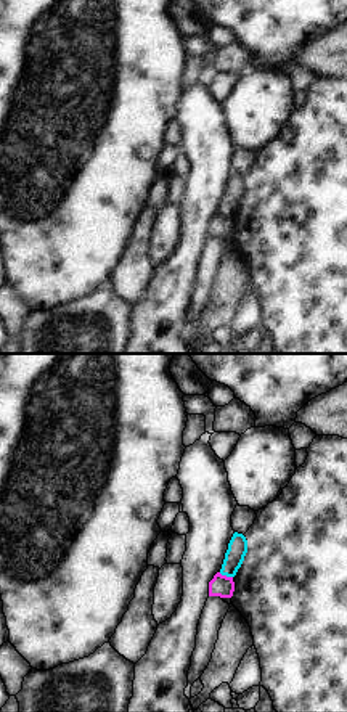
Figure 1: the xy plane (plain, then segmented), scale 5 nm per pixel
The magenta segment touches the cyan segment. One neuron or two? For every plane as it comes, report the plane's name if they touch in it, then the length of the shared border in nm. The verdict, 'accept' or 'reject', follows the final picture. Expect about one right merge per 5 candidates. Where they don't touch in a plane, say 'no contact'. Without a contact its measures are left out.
xy | 80 nm

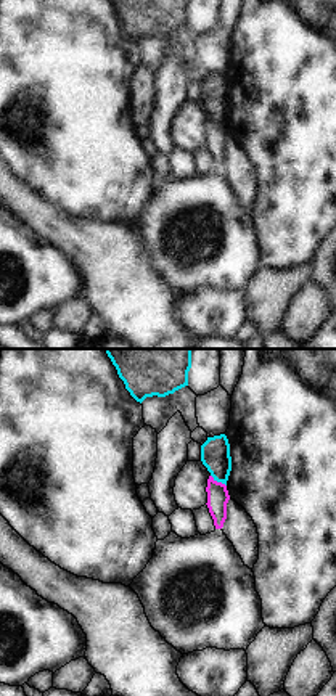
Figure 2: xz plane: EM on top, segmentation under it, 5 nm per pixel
xz | 100 nm

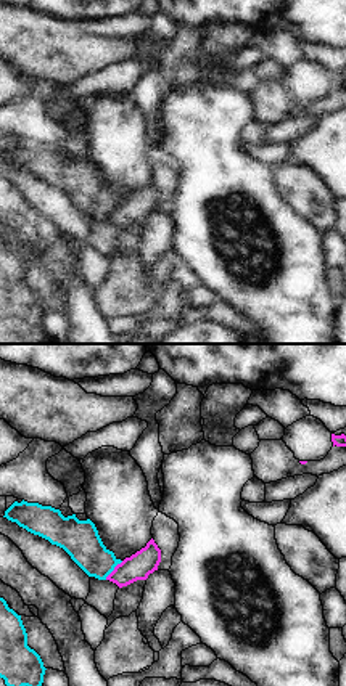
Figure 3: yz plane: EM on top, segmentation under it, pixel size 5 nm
yz | 130 nm

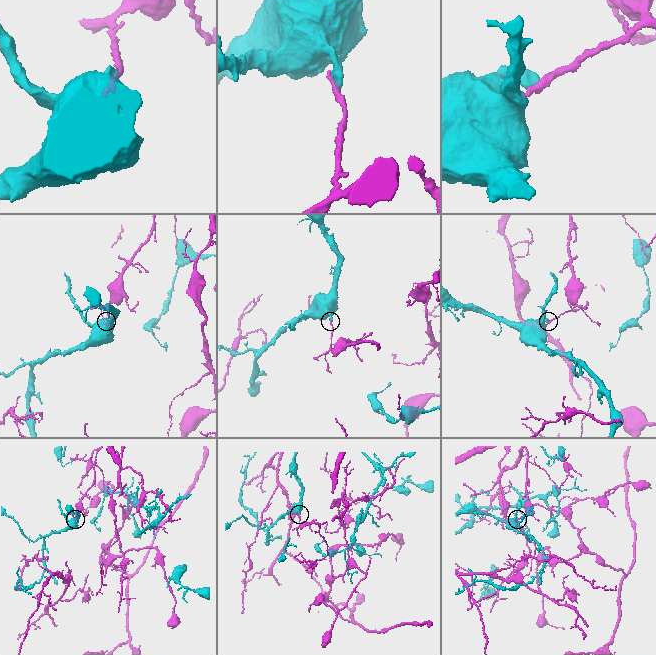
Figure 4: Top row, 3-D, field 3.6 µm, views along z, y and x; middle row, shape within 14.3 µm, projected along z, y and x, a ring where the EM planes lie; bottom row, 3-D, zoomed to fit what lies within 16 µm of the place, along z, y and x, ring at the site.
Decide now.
reject

